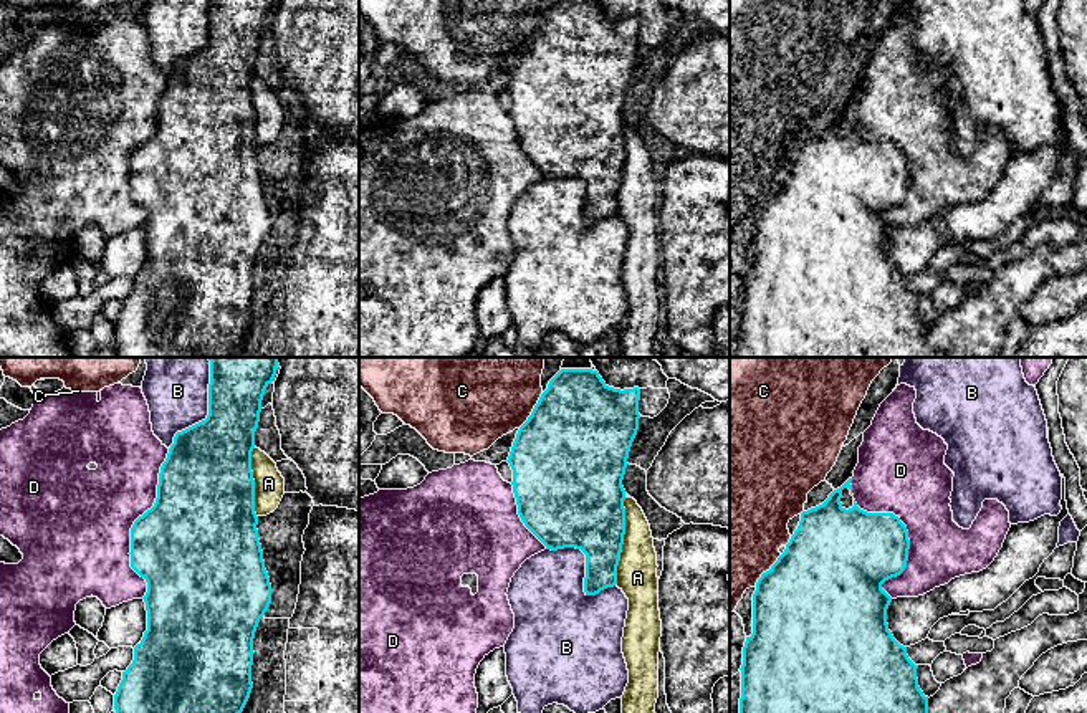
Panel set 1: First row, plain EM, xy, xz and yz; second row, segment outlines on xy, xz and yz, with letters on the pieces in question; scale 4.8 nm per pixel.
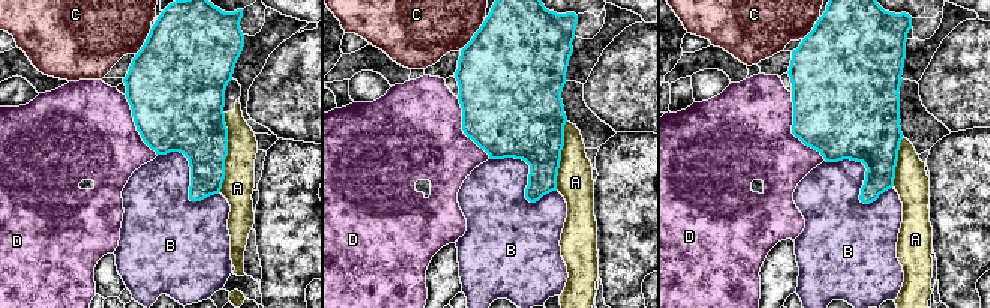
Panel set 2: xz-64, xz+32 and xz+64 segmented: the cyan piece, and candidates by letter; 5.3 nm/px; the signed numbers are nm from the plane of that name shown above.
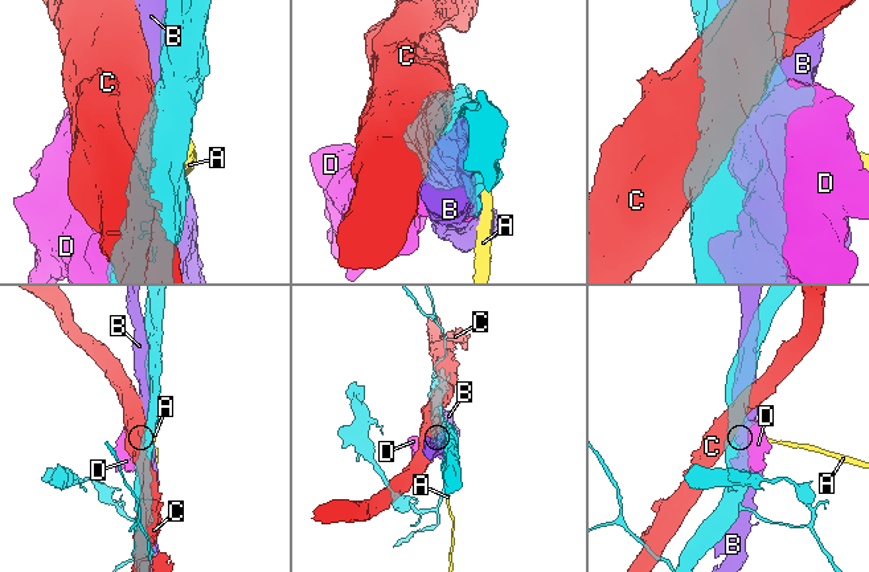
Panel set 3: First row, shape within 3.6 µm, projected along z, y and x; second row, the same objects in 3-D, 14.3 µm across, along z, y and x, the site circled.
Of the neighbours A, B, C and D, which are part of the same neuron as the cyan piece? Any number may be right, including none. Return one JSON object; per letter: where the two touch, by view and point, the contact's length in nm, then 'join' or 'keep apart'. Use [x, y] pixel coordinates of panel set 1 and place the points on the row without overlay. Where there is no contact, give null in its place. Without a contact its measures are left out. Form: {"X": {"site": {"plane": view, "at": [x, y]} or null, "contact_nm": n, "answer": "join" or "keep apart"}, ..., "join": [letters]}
{"A": {"site": {"plane": "xz", "at": [622, 171]}, "contact_nm": 440, "answer": "keep apart"}, "B": {"site": {"plane": "xz", "at": [586, 199]}, "contact_nm": 380, "answer": "keep apart"}, "C": {"site": {"plane": "xz", "at": [533, 40]}, "contact_nm": 220, "answer": "keep apart"}, "D": {"site": {"plane": "xy", "at": [134, 153]}, "contact_nm": 750, "answer": "join"}, "join": ["D"]}

